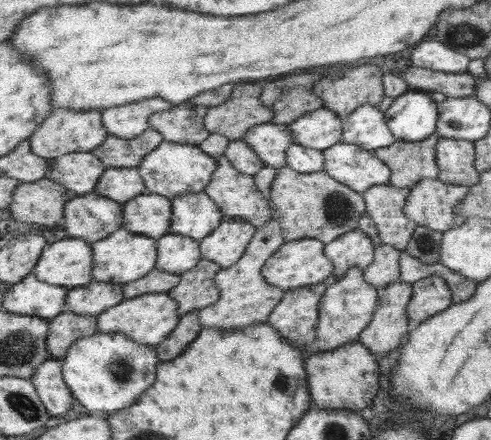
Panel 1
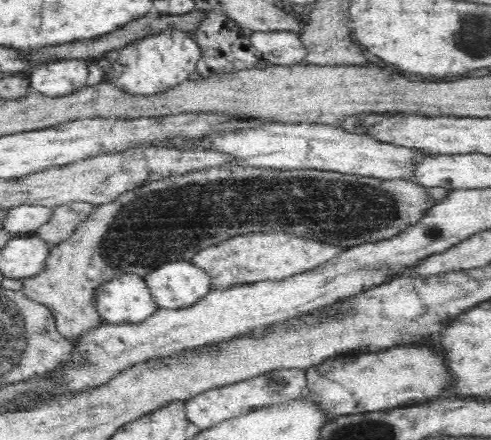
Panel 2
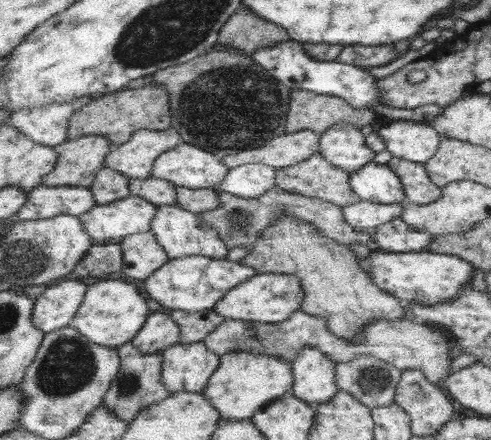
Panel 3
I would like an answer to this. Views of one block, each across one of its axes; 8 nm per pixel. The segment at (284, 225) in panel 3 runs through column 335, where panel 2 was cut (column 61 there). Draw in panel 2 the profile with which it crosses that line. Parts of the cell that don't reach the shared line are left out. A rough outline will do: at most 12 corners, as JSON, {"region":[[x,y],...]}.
{"region":[[226,164],[96,206],[24,296],[78,344],[96,294],[242,234],[348,250],[436,202],[410,180]]}

